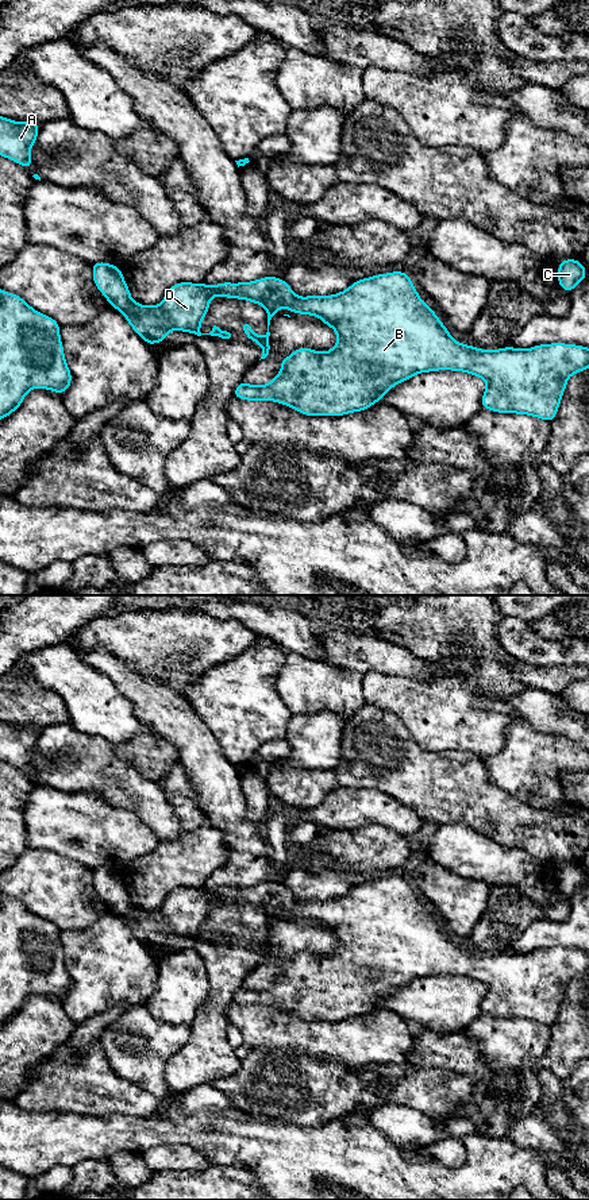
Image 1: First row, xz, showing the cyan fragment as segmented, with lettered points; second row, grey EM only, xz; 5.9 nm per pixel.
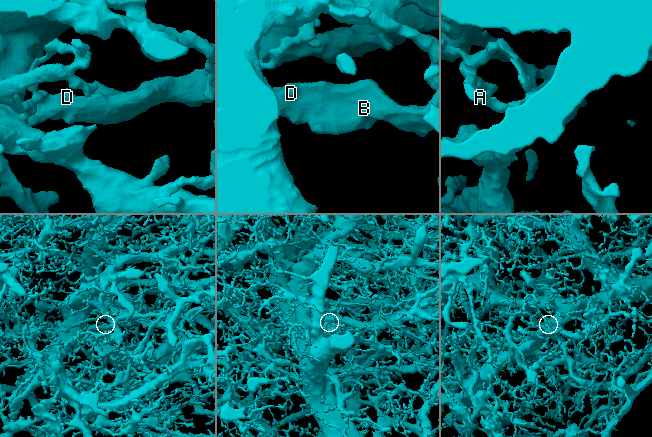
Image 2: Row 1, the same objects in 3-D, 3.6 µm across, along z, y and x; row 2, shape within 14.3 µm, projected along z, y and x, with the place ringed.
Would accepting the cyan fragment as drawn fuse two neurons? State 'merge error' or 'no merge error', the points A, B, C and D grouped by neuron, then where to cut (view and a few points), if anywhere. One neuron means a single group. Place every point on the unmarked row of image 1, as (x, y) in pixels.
merge error; groups A C / B D; cut xz (134, 907), (120, 915)

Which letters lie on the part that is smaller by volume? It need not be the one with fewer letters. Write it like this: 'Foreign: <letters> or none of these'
Foreign: B, D

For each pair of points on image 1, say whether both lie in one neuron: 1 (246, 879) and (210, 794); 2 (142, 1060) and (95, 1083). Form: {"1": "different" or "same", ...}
{"1": "same", "2": "different"}

